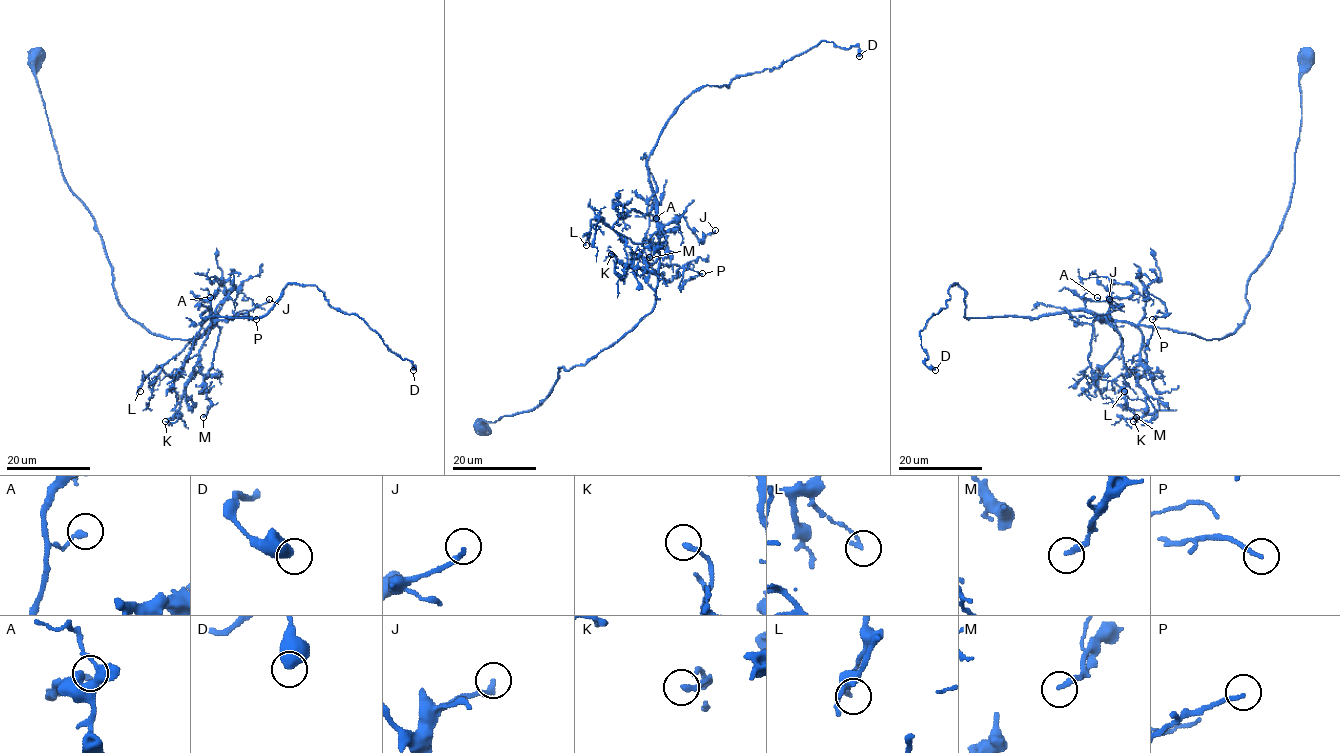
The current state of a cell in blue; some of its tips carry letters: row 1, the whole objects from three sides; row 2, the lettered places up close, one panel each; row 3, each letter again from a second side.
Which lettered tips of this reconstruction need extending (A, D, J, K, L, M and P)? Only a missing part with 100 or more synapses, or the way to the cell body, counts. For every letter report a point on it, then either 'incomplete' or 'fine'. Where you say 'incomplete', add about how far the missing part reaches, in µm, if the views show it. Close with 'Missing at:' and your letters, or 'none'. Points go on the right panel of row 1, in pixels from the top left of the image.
A: place (1097, 297); fine
D: place (935, 370); fine
J: place (1109, 299); fine
K: place (1133, 421); fine
L: place (1124, 391); fine
M: place (1136, 417); fine
P: place (1152, 319); fine
Missing at: none

